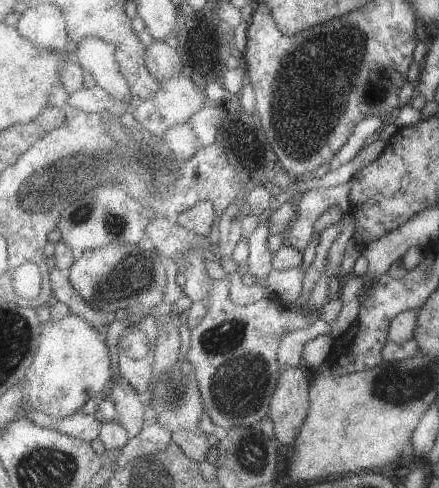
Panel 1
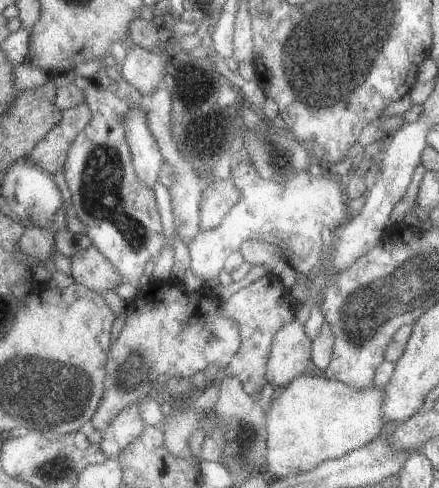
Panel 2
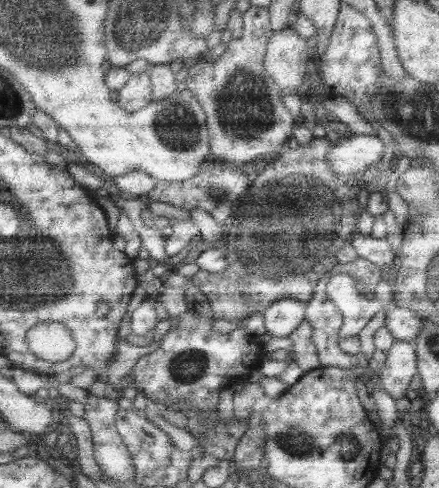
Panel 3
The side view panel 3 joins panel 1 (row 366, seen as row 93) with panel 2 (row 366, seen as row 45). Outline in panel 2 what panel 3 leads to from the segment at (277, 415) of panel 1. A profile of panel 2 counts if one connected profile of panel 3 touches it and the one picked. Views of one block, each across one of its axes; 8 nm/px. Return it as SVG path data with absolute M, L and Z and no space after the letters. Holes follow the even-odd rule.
M297 320L279 328L275 348L271 348L271 368L267 368L269 386L285 388L307 368L307 362L311 360L311 340L303 328L305 324Z

